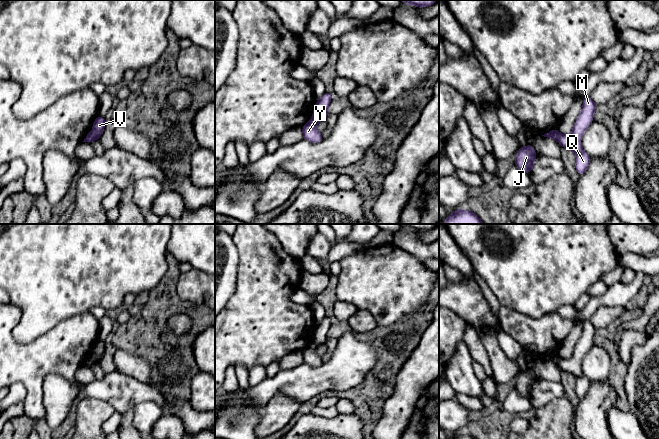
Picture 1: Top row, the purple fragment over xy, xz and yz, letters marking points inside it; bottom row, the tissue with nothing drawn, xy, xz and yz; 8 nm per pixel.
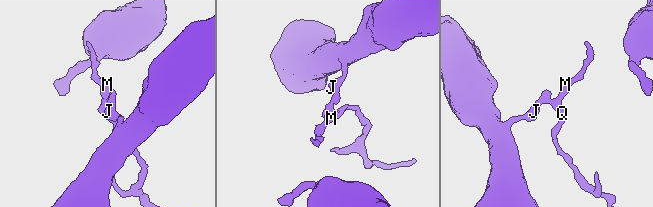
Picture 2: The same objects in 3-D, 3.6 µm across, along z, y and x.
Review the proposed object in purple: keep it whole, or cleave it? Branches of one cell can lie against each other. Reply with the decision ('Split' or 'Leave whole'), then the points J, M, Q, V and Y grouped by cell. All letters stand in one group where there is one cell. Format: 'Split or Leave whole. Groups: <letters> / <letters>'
Split. Groups: J V / M Q Y

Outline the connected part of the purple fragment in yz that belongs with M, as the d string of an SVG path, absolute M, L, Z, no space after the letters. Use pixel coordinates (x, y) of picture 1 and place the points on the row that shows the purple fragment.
M590 96L583 99L582 110L574 124L572 132L567 135L559 134L558 143L560 146L572 150L576 155L575 168L579 175L583 175L590 163L591 157L582 149L581 137L587 127L594 121L594 112L597 105Z

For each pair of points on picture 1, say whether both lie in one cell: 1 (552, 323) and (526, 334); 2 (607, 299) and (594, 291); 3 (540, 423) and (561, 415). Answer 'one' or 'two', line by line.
1: one
2: two
3: one

